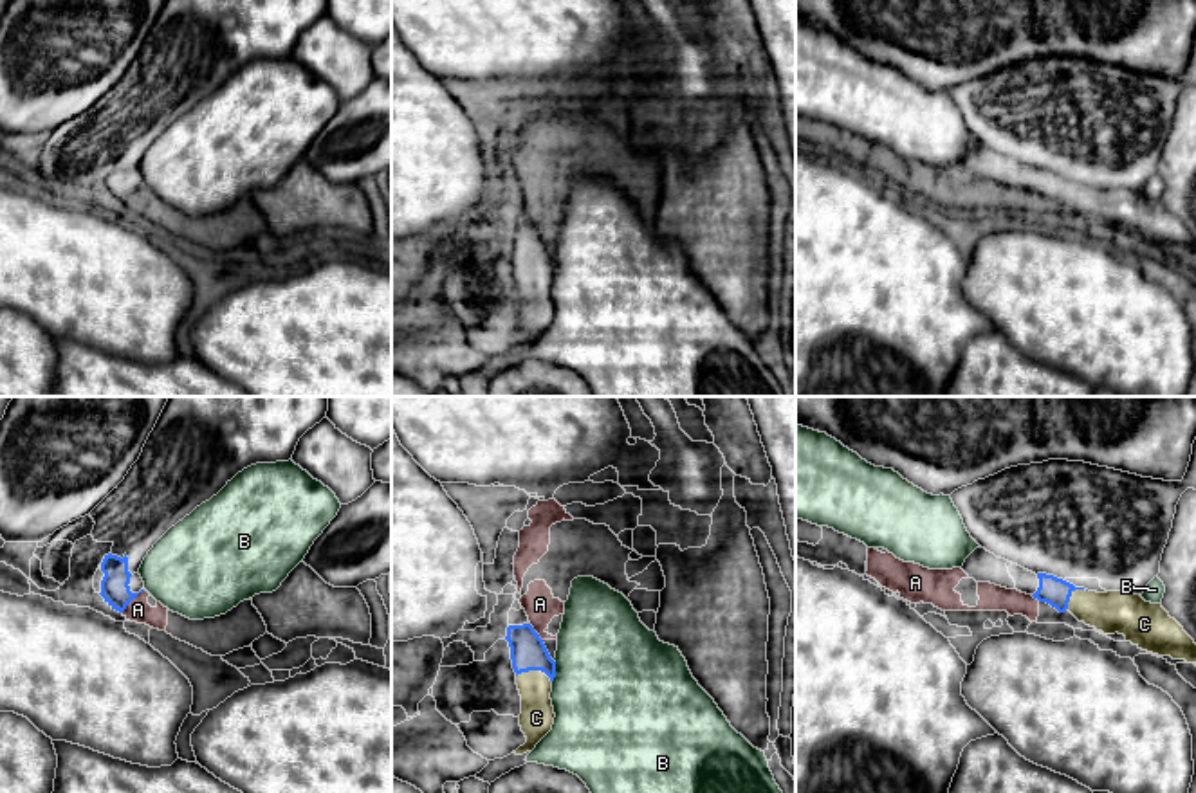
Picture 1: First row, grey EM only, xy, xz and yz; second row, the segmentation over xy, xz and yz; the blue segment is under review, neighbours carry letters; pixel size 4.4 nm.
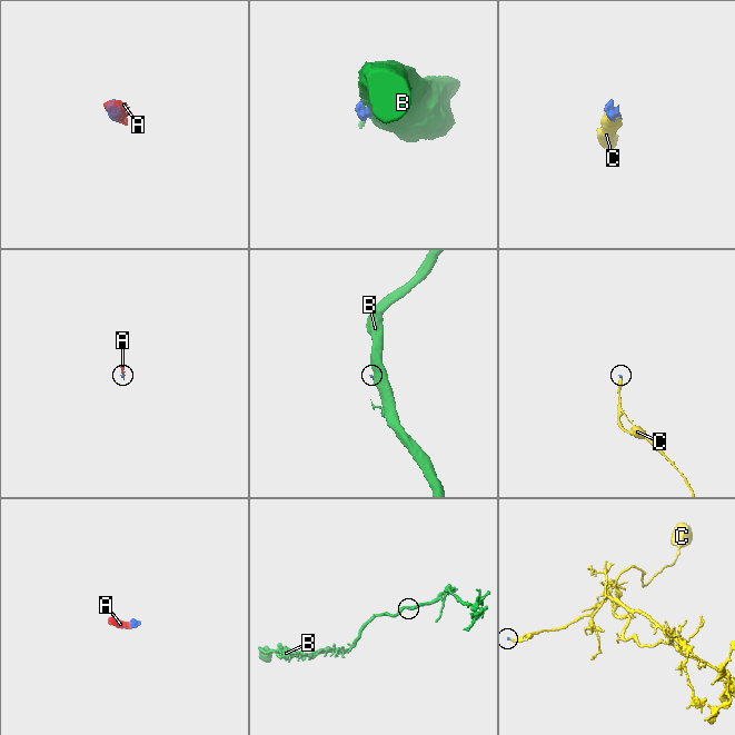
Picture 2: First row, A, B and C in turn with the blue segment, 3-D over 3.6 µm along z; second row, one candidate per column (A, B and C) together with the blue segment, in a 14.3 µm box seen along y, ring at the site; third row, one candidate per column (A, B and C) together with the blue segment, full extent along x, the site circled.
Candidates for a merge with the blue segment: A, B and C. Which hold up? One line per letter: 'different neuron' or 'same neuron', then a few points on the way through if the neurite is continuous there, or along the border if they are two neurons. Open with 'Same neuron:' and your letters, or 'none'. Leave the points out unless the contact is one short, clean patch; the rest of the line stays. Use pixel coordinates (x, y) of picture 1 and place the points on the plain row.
Same neuron: C
A: different neuron; border along xy (145, 186), (121, 208)
B: different neuron; border along xz (554, 256), (552, 278)
C: same neuron; runs through xz (527, 247), (534, 265), (536, 314)

